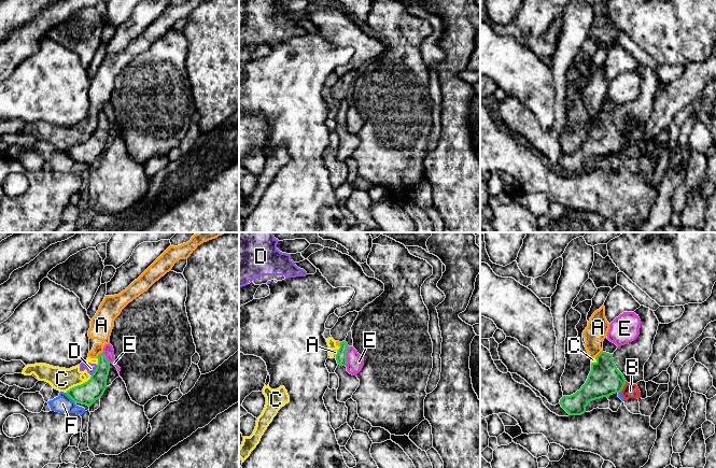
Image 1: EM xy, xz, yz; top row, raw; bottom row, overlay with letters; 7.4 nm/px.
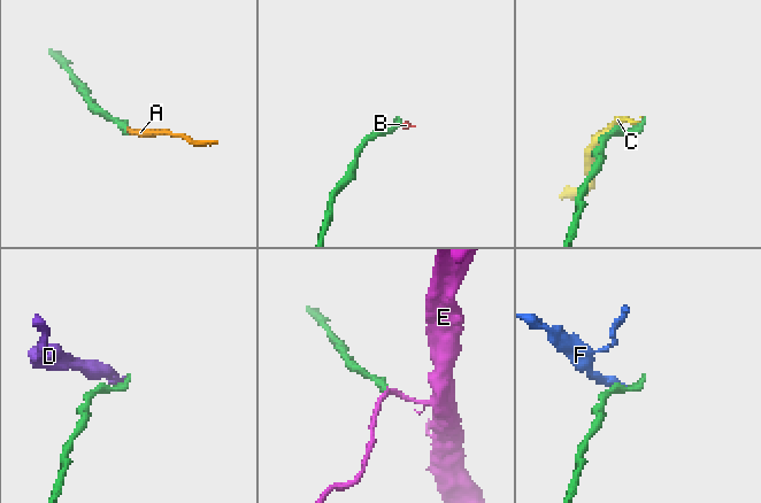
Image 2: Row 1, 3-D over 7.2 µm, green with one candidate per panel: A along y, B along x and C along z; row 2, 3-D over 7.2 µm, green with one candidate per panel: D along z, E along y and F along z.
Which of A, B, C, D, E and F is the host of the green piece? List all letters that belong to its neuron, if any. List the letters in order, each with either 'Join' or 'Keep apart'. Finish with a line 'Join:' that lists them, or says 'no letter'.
A: Keep apart
B: Keep apart
C: Keep apart
D: Keep apart
E: Keep apart
F: Keep apart
Join: no letter

